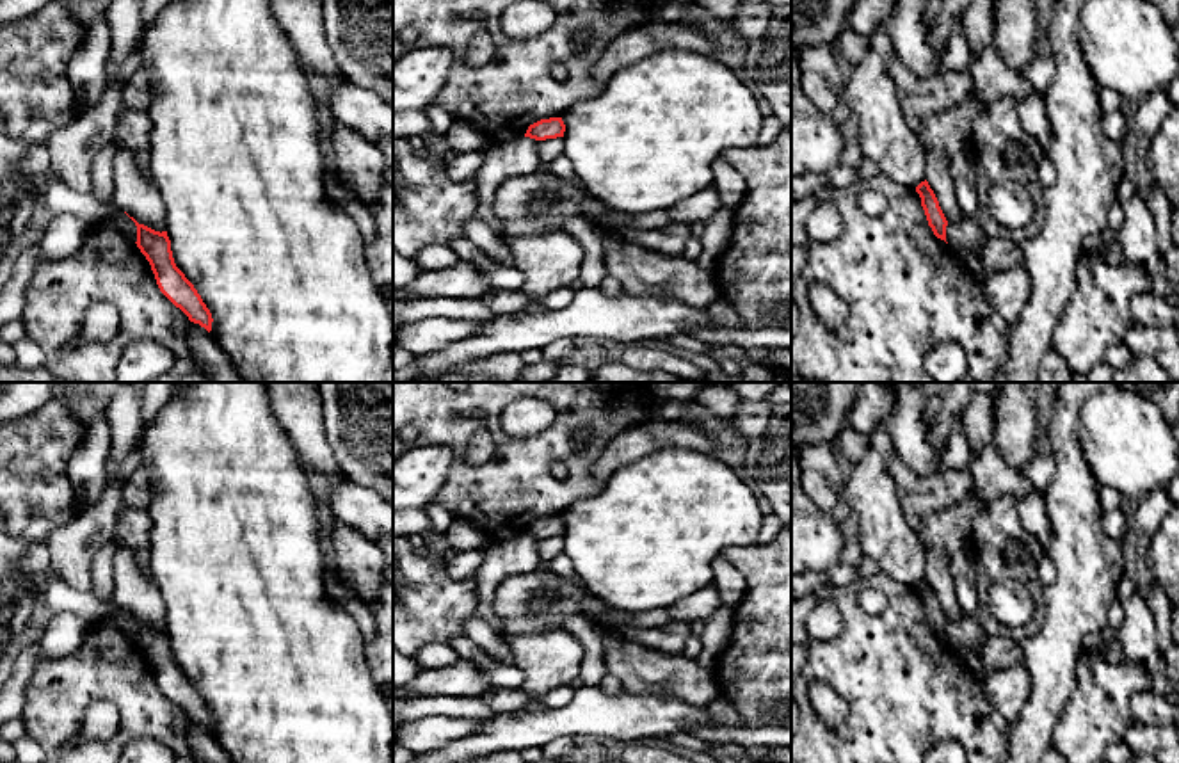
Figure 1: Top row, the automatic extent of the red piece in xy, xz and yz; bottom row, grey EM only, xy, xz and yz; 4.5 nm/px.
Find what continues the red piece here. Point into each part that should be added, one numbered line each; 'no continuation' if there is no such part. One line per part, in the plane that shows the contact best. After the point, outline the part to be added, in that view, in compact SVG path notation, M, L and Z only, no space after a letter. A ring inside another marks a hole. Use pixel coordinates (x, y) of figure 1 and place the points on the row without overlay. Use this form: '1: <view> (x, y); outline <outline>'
no continuation

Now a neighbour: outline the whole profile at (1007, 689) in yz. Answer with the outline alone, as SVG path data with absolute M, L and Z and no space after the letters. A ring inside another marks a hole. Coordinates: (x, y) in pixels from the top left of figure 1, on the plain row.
M1024 662L991 672L983 671L980 683L989 703L1003 719L1008 724L1015 722L1031 692L1031 678L1026 672Z

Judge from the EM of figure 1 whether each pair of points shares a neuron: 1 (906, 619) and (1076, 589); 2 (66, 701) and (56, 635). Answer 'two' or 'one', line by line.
1: two
2: two

